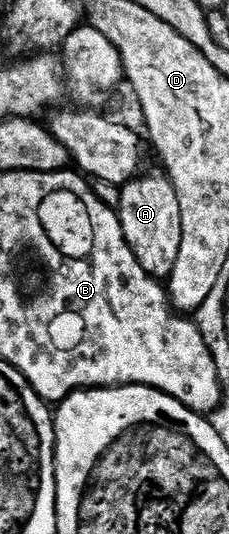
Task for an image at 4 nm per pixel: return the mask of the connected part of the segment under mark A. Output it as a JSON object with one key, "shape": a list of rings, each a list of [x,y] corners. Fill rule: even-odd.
{"shape":[[[144,173],[132,182],[126,182],[118,191],[117,213],[125,240],[145,272],[160,280],[170,278],[173,264],[181,253],[181,210],[177,192],[166,173]]]}

